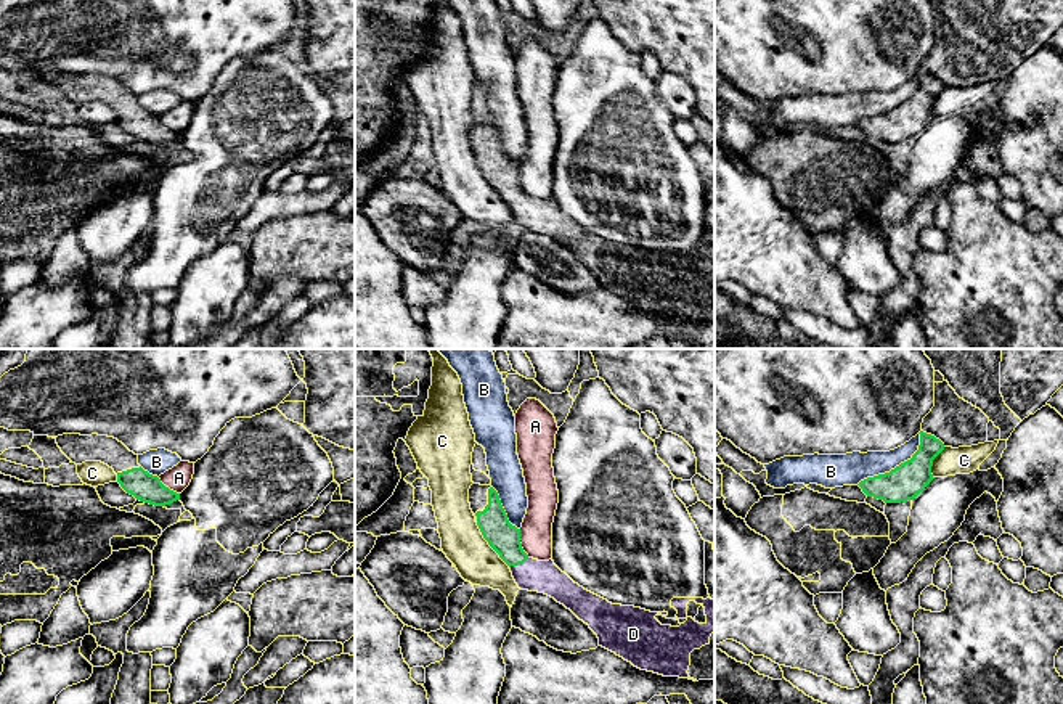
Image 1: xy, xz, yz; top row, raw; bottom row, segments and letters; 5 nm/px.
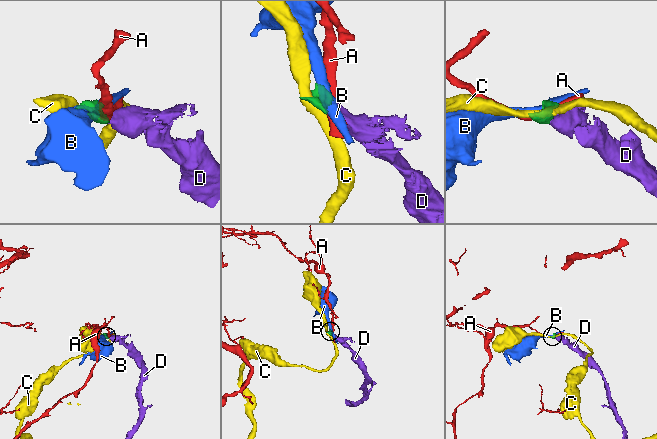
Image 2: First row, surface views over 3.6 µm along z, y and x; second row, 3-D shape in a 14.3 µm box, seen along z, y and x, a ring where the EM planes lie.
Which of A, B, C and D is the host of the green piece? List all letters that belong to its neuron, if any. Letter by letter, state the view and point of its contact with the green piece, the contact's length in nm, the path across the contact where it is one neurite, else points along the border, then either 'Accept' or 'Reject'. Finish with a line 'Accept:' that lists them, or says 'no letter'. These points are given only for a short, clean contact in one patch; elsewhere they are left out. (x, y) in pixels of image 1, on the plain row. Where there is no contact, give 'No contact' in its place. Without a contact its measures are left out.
A: Touches green at xz (521, 184). Shared border 150 nm. Boundary: xz (519, 169), (521, 187), (529, 196). Reject
B: Touches green at yz (896, 106). Shared border 420 nm. Reject
C: Touches green at xz (488, 184). Shared border 280 nm. Reject
D: Touches green at xz (519, 203). Shared border 120 nm. Path across: xz (503, 177), (519, 203), (530, 214), (545, 217). Accept
Accept: D

